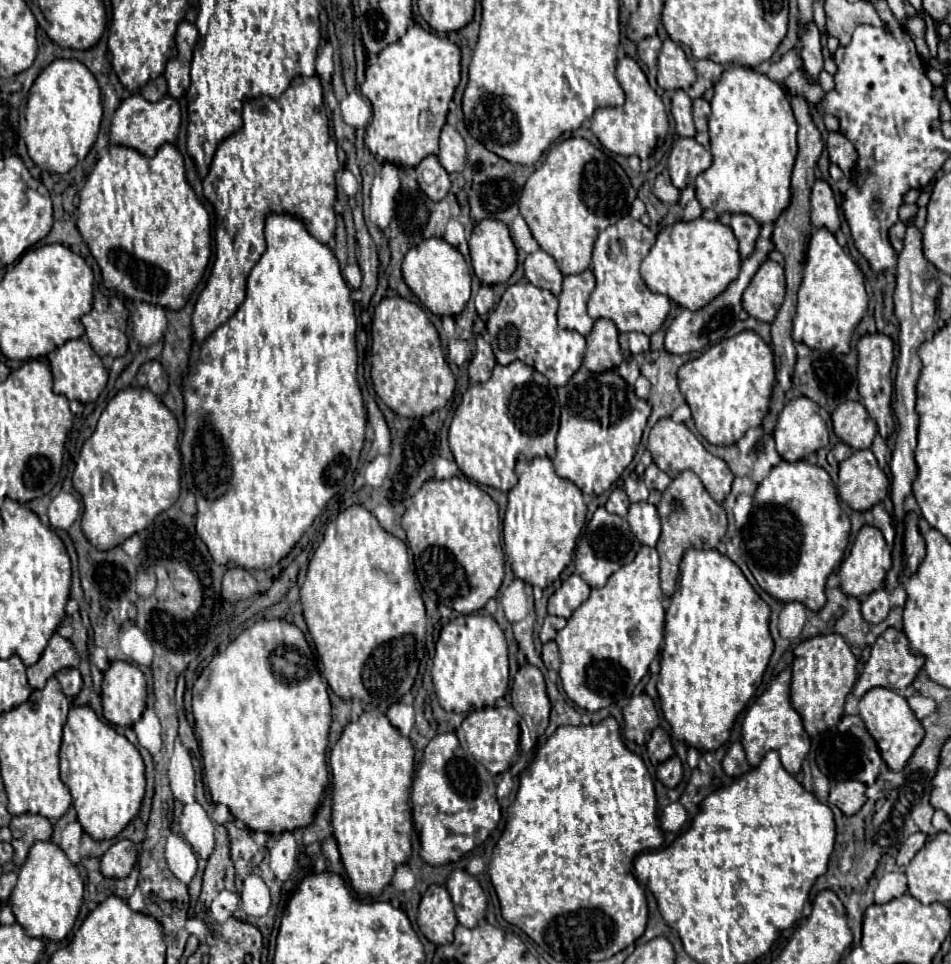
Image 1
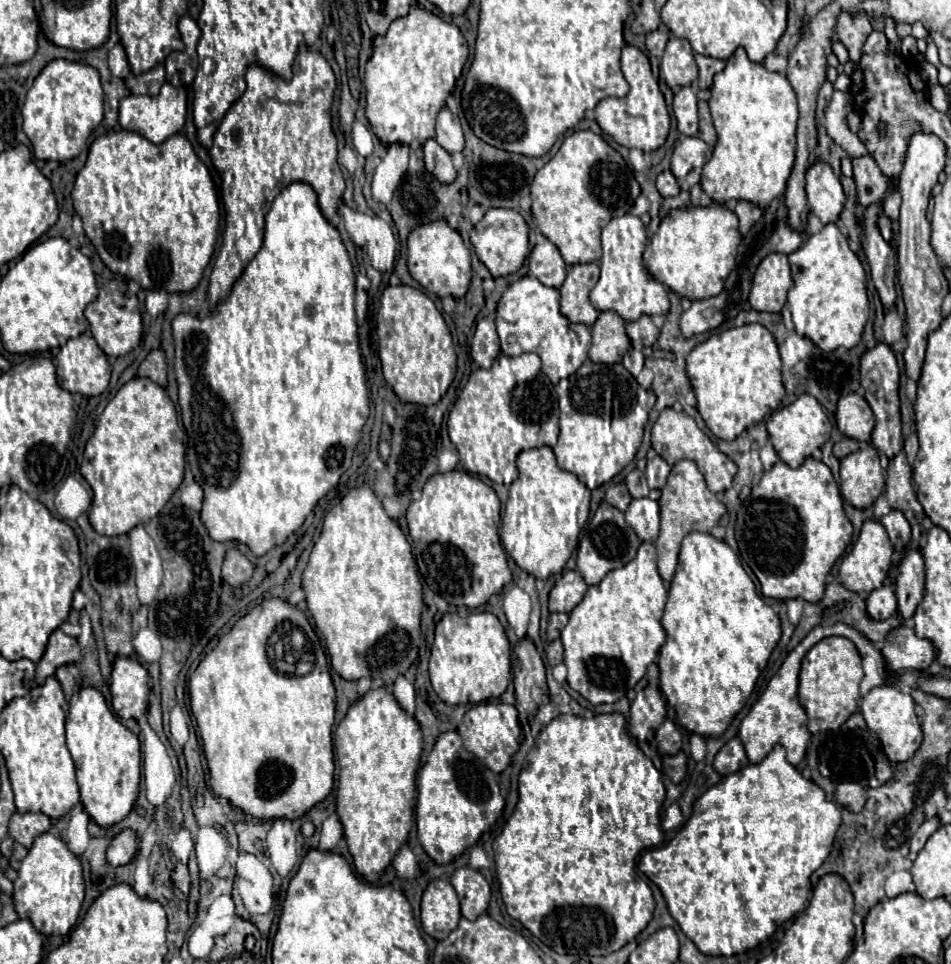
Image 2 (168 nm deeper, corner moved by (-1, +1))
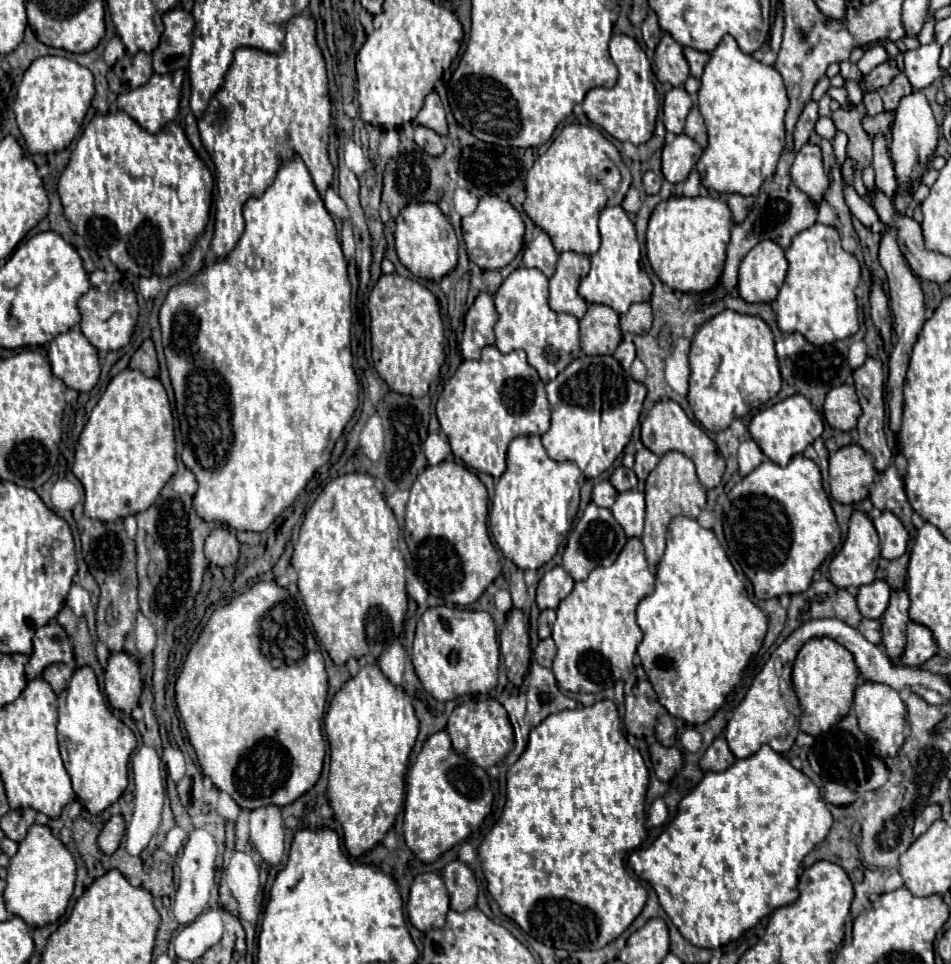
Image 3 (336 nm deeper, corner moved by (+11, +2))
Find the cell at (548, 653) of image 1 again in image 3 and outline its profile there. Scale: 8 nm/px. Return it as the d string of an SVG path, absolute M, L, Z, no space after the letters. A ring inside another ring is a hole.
M546 638L546 640L540 640L538 648L534 650L534 658L540 666L544 668L550 668L552 666L552 660L556 656L556 644L552 638Z

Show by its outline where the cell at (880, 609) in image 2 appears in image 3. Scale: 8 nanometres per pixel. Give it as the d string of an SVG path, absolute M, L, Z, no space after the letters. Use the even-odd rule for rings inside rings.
M874 580L872 584L860 586L858 588L858 610L864 618L874 618L878 620L884 610L888 608L888 600L890 600L890 584L884 580Z

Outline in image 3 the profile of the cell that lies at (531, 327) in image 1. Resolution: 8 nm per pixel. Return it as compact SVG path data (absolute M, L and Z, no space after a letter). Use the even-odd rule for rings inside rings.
M516 268L494 294L494 304L500 314L494 326L496 348L500 352L522 348L528 356L528 364L532 364L544 382L556 378L580 354L578 318L554 312L548 306L548 278L538 268Z

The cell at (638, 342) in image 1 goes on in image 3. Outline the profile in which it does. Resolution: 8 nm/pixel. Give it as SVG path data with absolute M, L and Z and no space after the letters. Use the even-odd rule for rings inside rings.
M650 302L632 304L632 308L620 316L620 326L624 334L646 334L652 326Z

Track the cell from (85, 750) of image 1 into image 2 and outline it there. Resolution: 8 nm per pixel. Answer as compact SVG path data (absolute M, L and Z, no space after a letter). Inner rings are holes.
M82 687L72 695L66 719L66 743L76 767L80 799L90 819L98 827L110 827L126 819L140 791L140 741L114 717L102 693L94 687Z

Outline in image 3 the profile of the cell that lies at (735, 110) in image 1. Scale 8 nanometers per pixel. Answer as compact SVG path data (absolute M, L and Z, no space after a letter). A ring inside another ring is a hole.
M726 34L716 46L716 50L710 54L710 60L700 80L702 84L698 90L698 108L708 128L708 146L696 164L696 170L702 176L702 186L722 194L736 192L742 196L754 196L758 194L762 182L776 172L776 162L786 144L784 112L788 108L788 98L782 76L776 68L754 60L750 54L744 54L738 48L736 40Z

